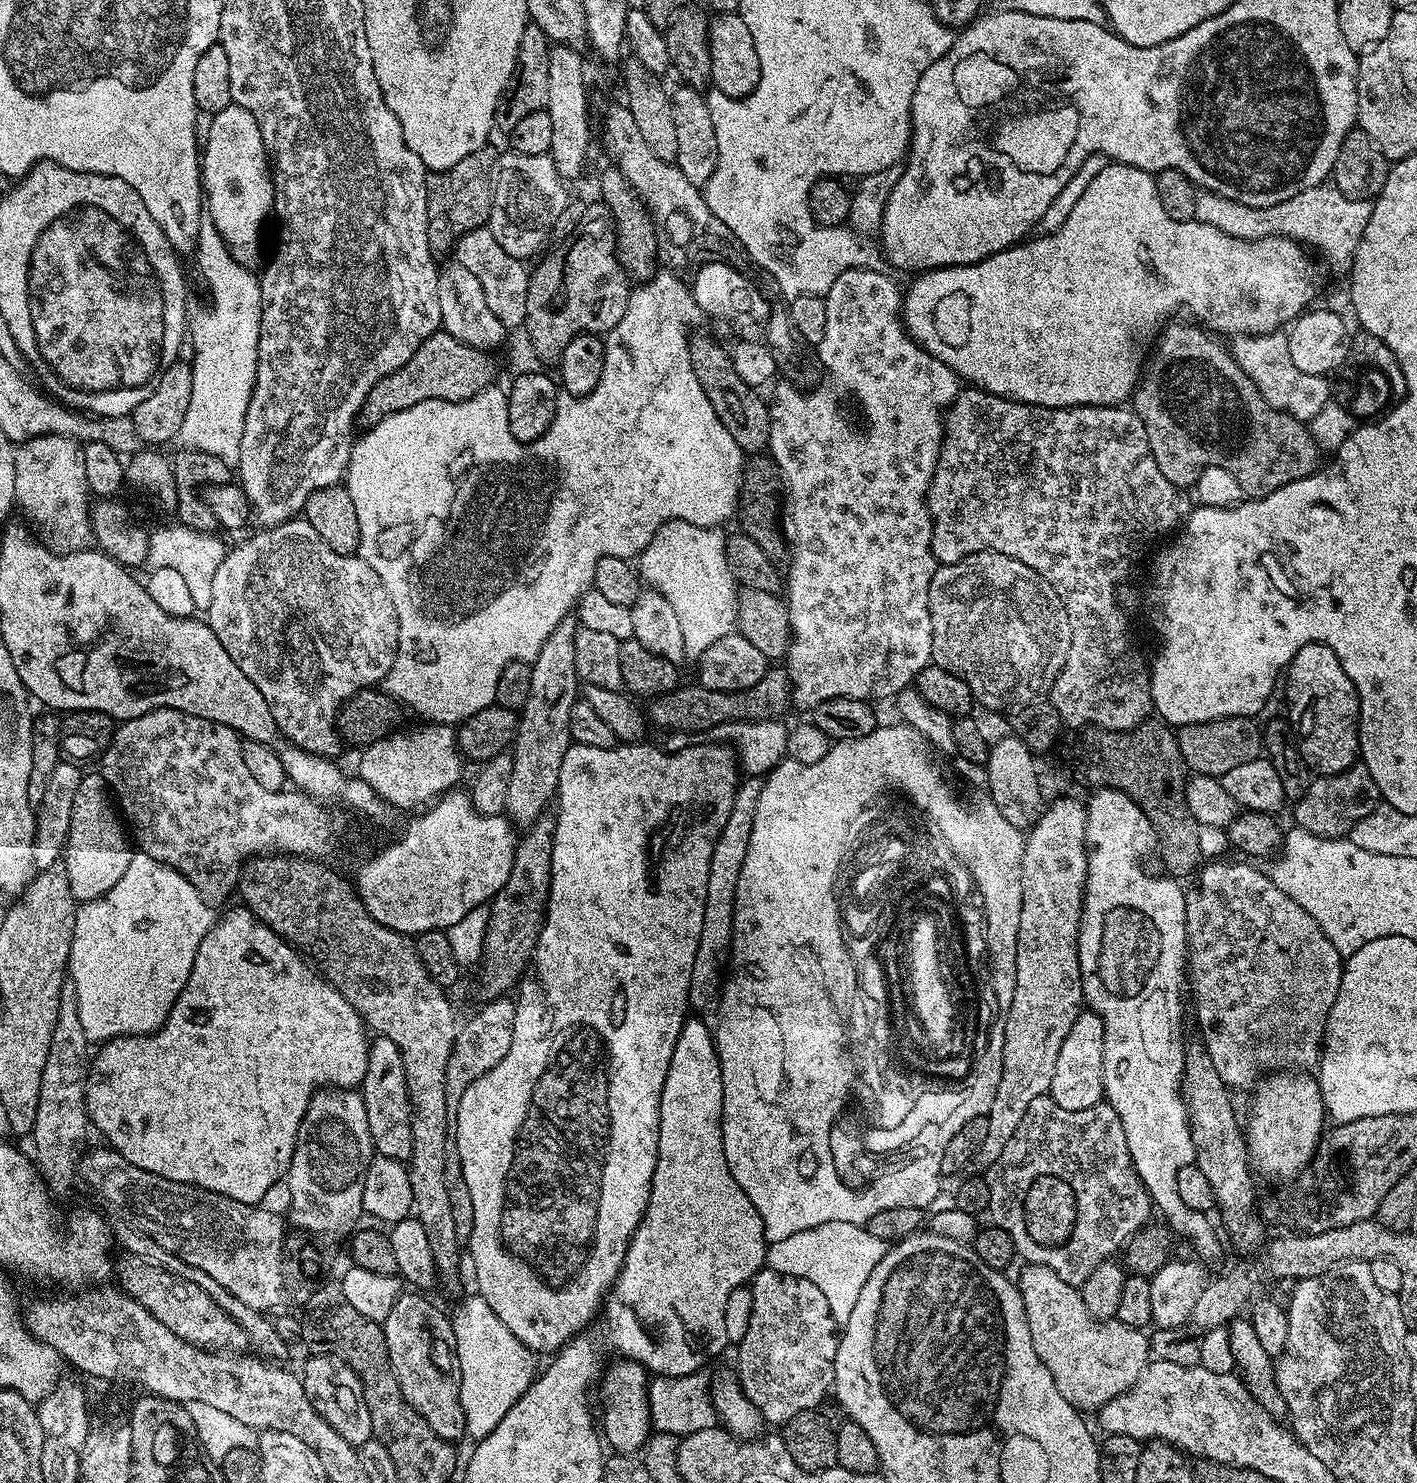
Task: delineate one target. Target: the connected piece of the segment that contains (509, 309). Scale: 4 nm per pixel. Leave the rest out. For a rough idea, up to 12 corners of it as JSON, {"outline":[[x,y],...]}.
{"outline":[[486,226],[454,258],[481,283],[505,329],[525,320],[530,272]]}

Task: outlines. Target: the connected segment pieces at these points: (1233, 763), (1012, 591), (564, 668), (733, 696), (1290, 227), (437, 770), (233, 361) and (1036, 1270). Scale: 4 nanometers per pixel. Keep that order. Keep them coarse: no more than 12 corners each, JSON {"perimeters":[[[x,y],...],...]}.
{"perimeters":[[[1247,716],[1185,724],[1176,732],[1195,775],[1226,774],[1262,756]],[[975,552],[930,578],[932,663],[992,712],[1051,689],[1062,598]],[[575,615],[531,660],[506,816],[527,830],[553,803],[582,692]],[[769,667],[753,688],[699,682],[655,697],[652,728],[708,734],[720,723],[783,717],[792,683]],[[1335,187],[1255,208],[1197,191],[1194,214],[1234,238],[1285,236],[1332,264],[1356,255],[1372,204]],[[456,728],[393,730],[361,751],[385,805],[419,809],[459,785]],[[211,222],[194,259],[194,390],[178,440],[240,463],[260,282]],[[1025,1263],[1030,1338],[1054,1386],[1098,1410],[1150,1362],[1149,1337],[1094,1319],[1079,1287]]]}

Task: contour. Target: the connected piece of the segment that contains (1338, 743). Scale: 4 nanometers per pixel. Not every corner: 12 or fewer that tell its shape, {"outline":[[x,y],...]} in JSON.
{"outline":[[1330,646],[1286,669],[1286,719],[1316,776],[1357,763],[1360,699]]}

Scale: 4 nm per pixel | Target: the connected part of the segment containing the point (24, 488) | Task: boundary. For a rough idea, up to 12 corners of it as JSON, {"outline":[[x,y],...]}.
{"outline":[[17,443],[14,490],[53,545],[91,549],[84,444]]}

